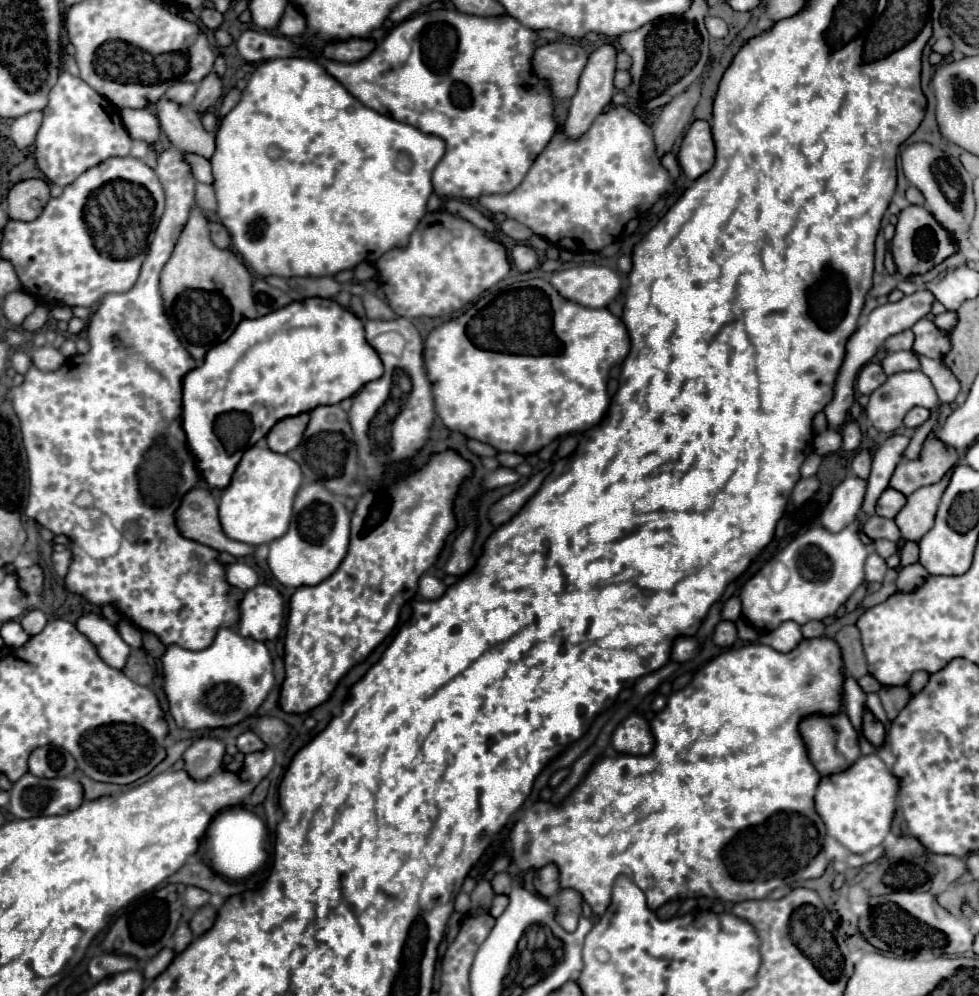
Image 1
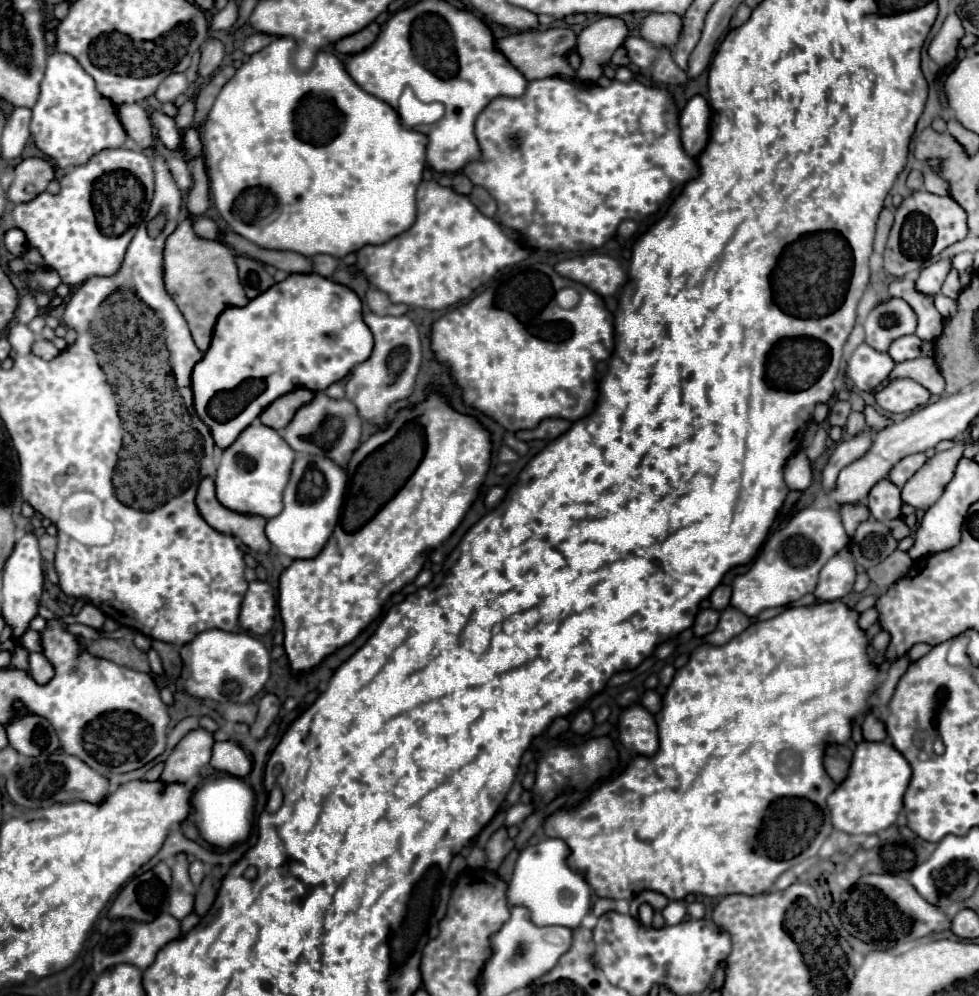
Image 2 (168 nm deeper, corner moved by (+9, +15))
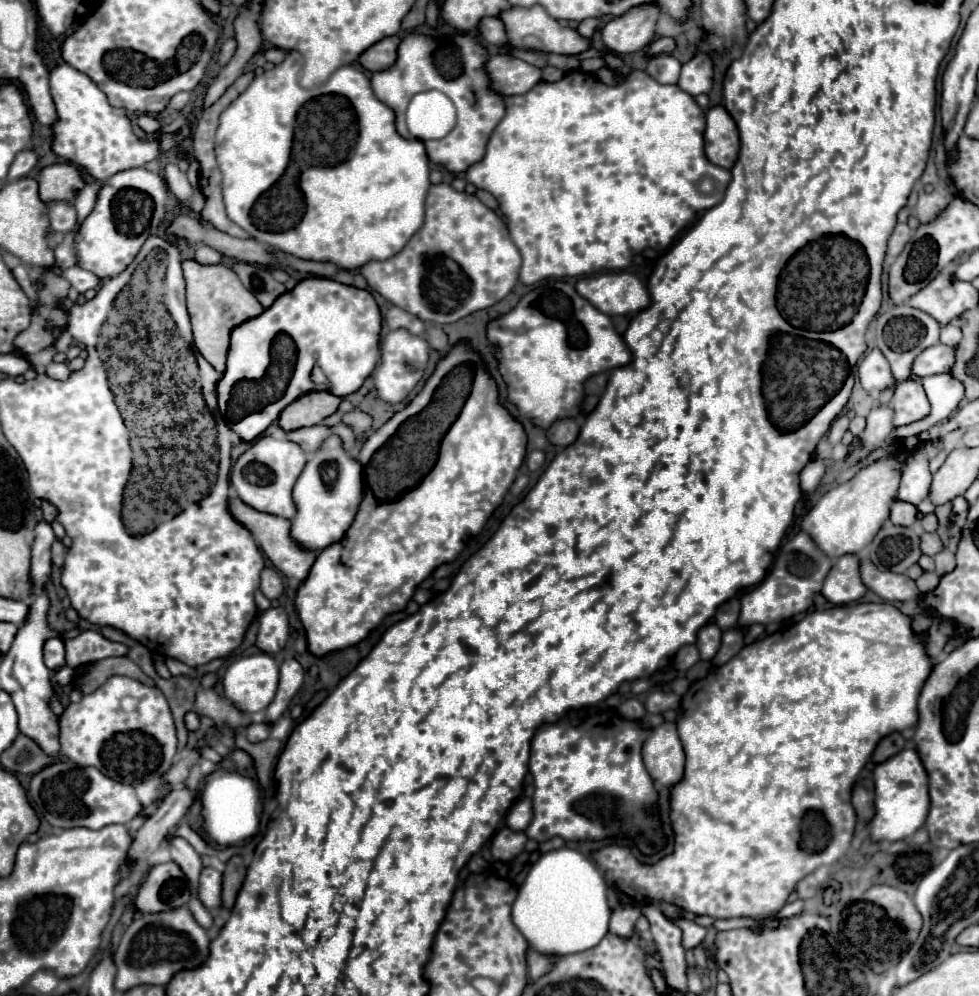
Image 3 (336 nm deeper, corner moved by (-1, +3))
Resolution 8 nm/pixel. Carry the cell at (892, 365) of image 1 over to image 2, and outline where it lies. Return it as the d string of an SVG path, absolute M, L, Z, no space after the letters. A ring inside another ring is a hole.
M908 335L908 337L900 337L890 345L890 357L900 363L900 361L908 361L908 359L916 359L922 357L922 339L916 335Z

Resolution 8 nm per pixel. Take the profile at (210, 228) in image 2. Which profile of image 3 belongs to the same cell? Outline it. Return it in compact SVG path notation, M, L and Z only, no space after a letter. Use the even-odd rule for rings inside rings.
M198 245L196 247L196 257L194 257L198 263L204 263L204 265L212 265L212 263L220 263L222 261L222 253L208 247L208 245Z

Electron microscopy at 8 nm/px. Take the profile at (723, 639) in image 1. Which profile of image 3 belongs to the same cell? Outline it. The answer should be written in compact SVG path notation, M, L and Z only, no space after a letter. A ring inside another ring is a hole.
M708 623L698 631L698 649L700 649L700 657L704 661L710 661L716 651L720 649L720 641L722 641L722 629L716 623Z

